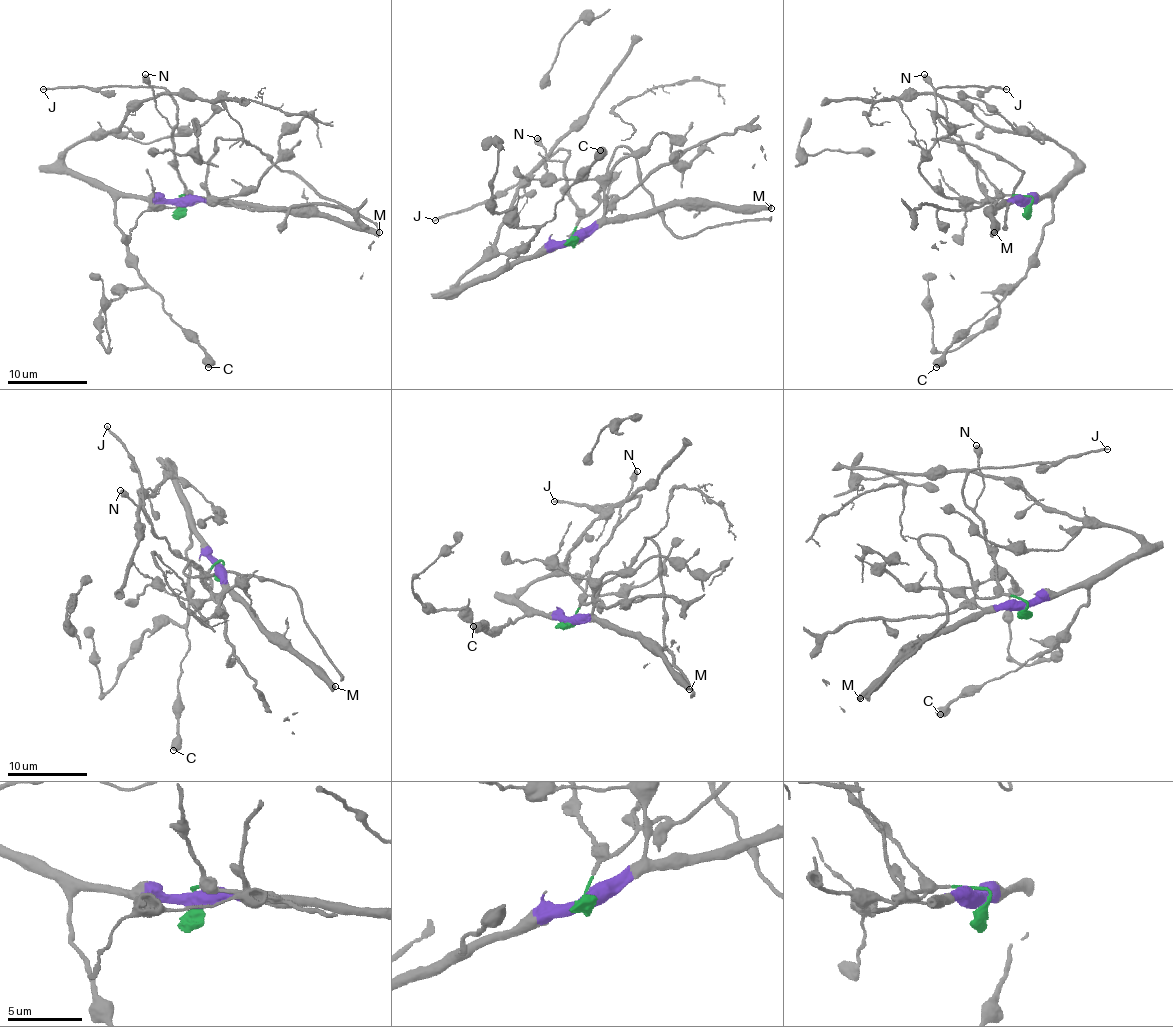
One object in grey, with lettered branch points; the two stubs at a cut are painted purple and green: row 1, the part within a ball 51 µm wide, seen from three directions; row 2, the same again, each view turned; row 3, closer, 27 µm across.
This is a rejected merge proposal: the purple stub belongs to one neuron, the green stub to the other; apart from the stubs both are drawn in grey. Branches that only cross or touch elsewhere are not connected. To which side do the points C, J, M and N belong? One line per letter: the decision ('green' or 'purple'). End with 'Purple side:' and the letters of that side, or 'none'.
C: purple
J: green
M: purple
N: green
Purple side: C, M

